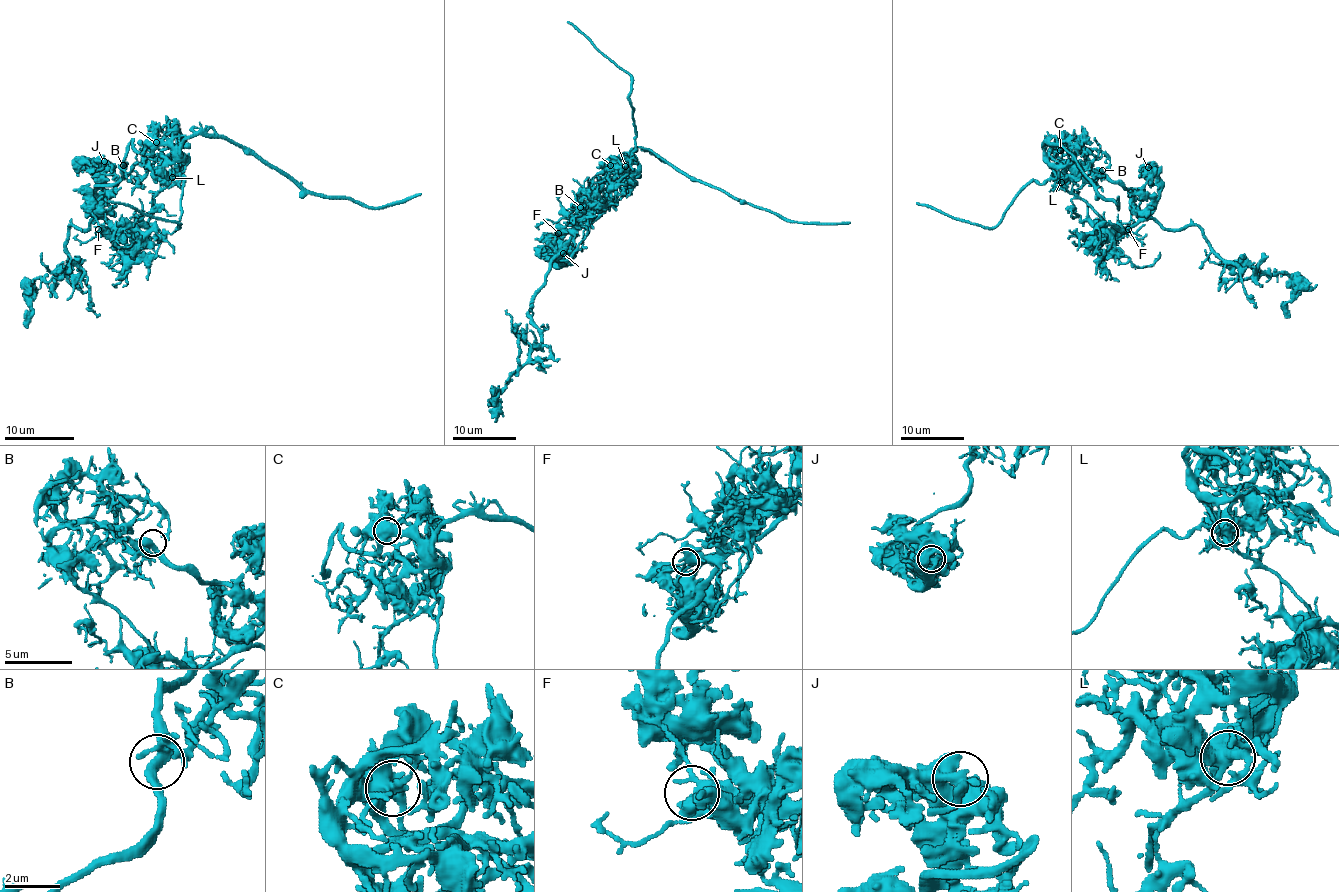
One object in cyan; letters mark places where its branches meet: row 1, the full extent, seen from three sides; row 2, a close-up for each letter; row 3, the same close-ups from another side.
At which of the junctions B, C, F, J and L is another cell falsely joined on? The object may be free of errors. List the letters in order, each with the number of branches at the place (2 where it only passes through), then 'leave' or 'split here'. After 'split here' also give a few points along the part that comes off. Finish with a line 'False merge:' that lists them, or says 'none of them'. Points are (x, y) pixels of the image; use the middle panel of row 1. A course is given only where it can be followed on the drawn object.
B: branches 3; leave
C: branches 3; leave
F: branches 3; leave
J: branches 3; leave
L: branches 3; split here; course (624, 166), (629, 163), (627, 155), (642, 147), (653, 150), (680, 169), (763, 209), (803, 223), (850, 223)
False merge: L

